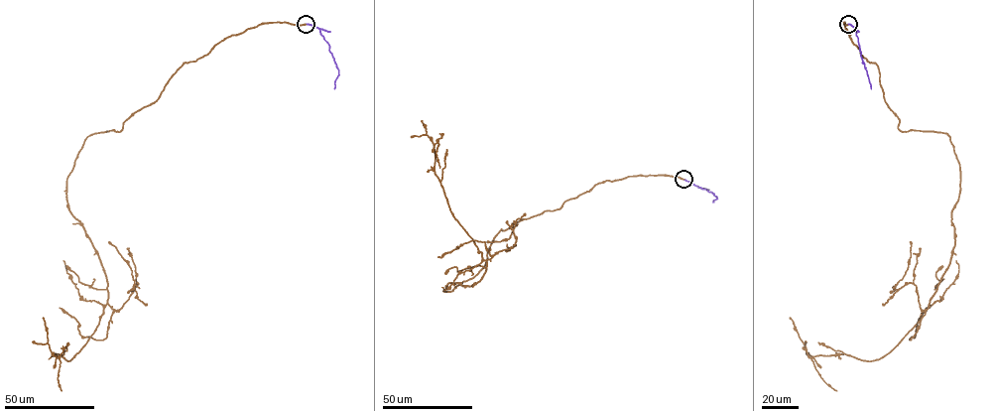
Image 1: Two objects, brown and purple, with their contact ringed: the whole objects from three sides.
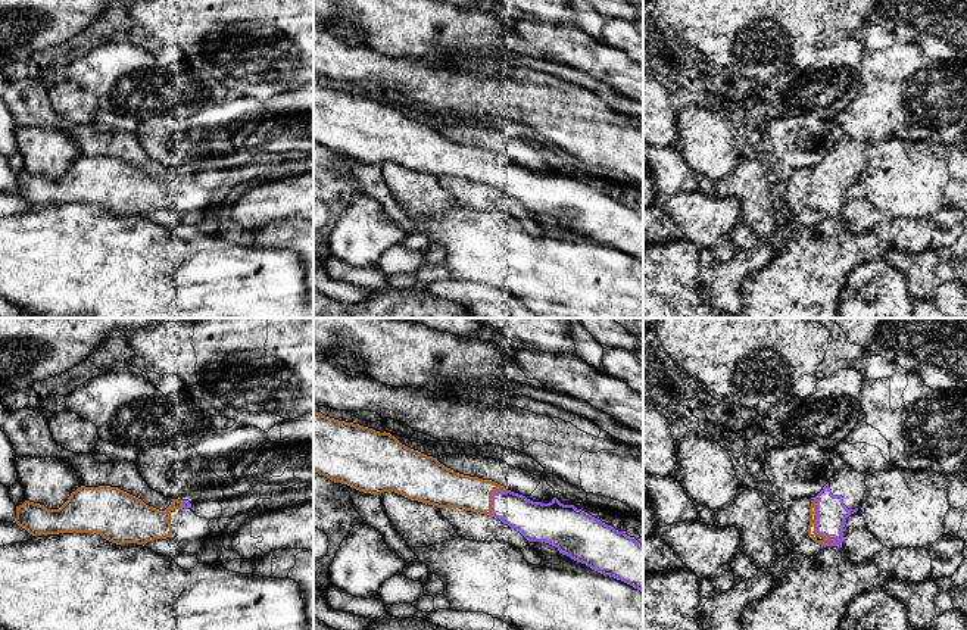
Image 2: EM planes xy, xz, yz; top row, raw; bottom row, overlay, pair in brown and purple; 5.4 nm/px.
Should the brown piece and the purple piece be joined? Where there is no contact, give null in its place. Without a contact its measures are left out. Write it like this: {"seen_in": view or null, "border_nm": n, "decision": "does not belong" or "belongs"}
{"seen_in": "yz", "border_nm": 280, "decision": "belongs"}

